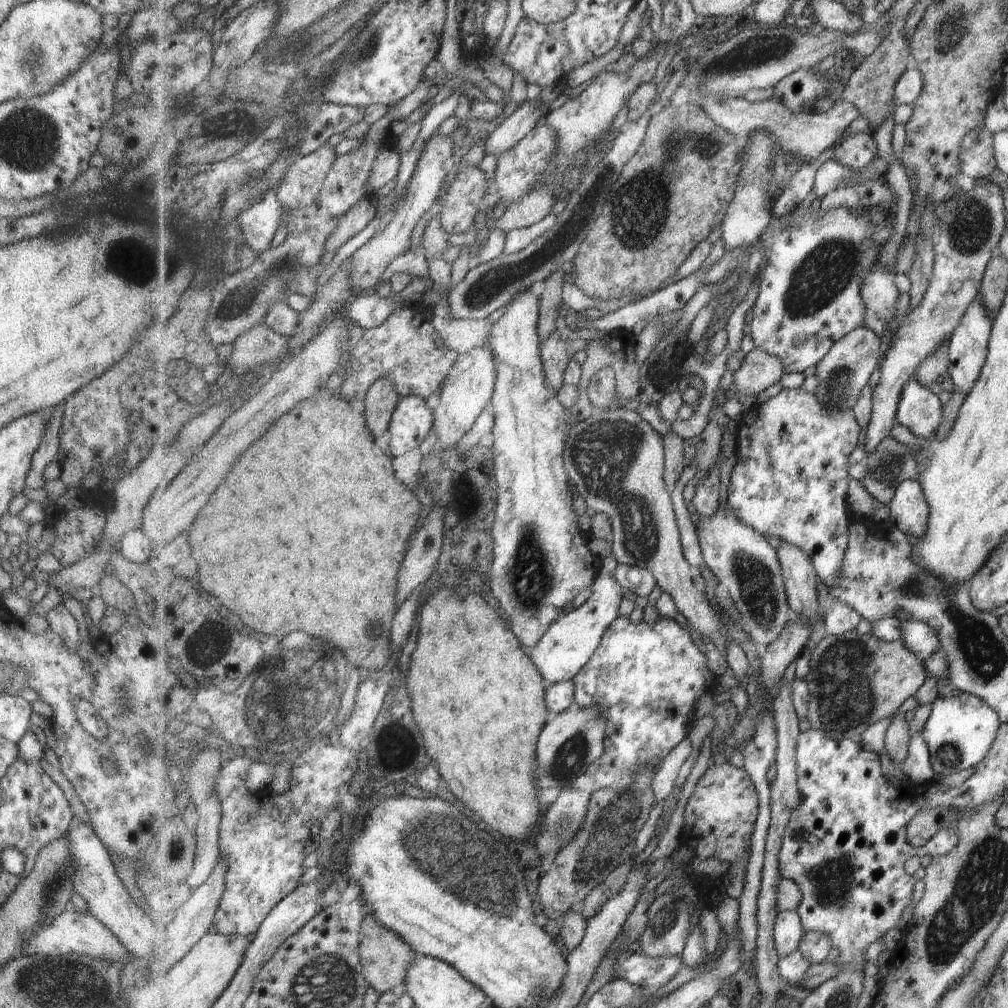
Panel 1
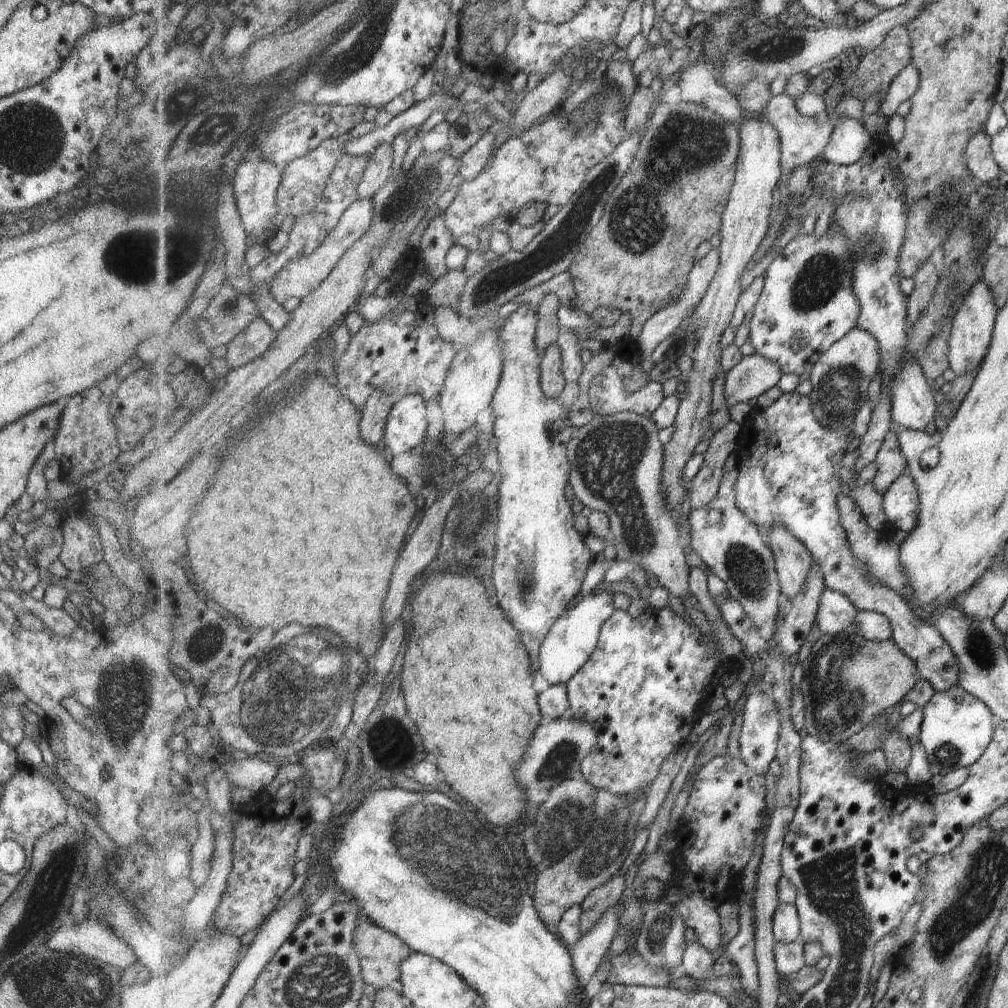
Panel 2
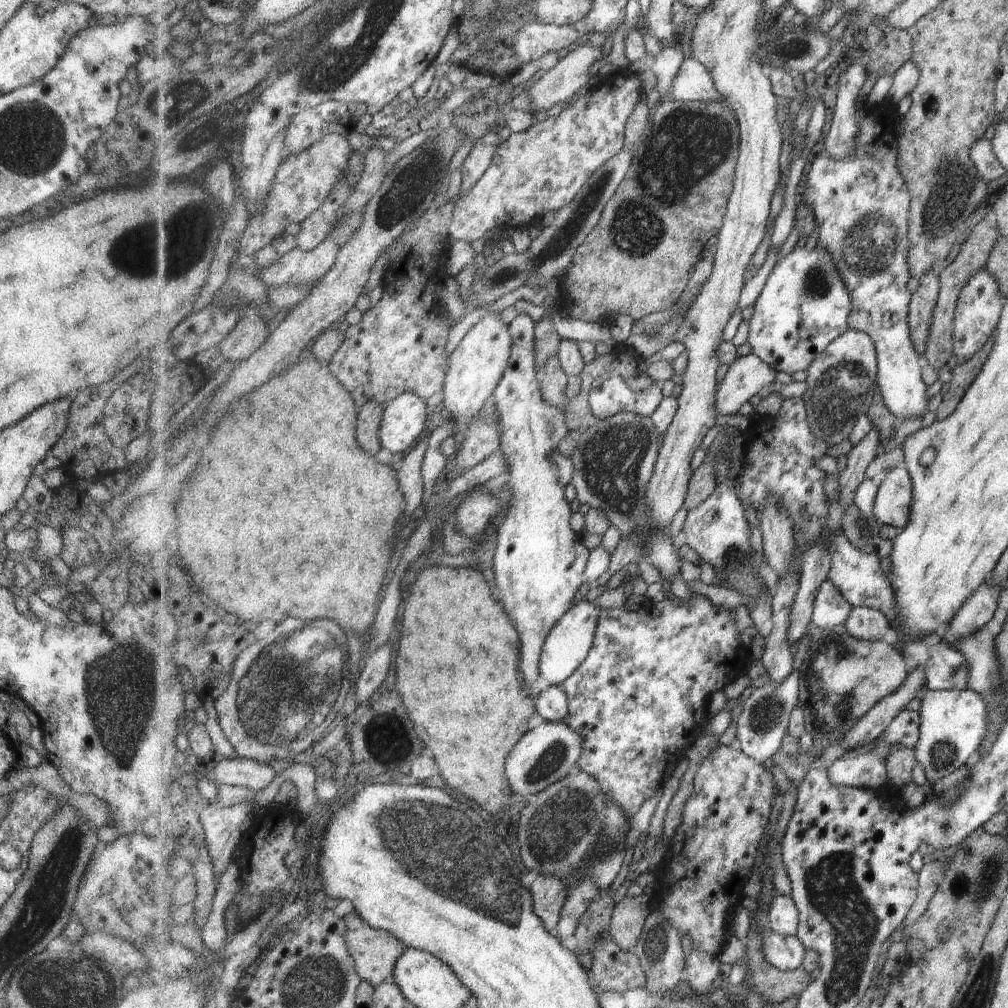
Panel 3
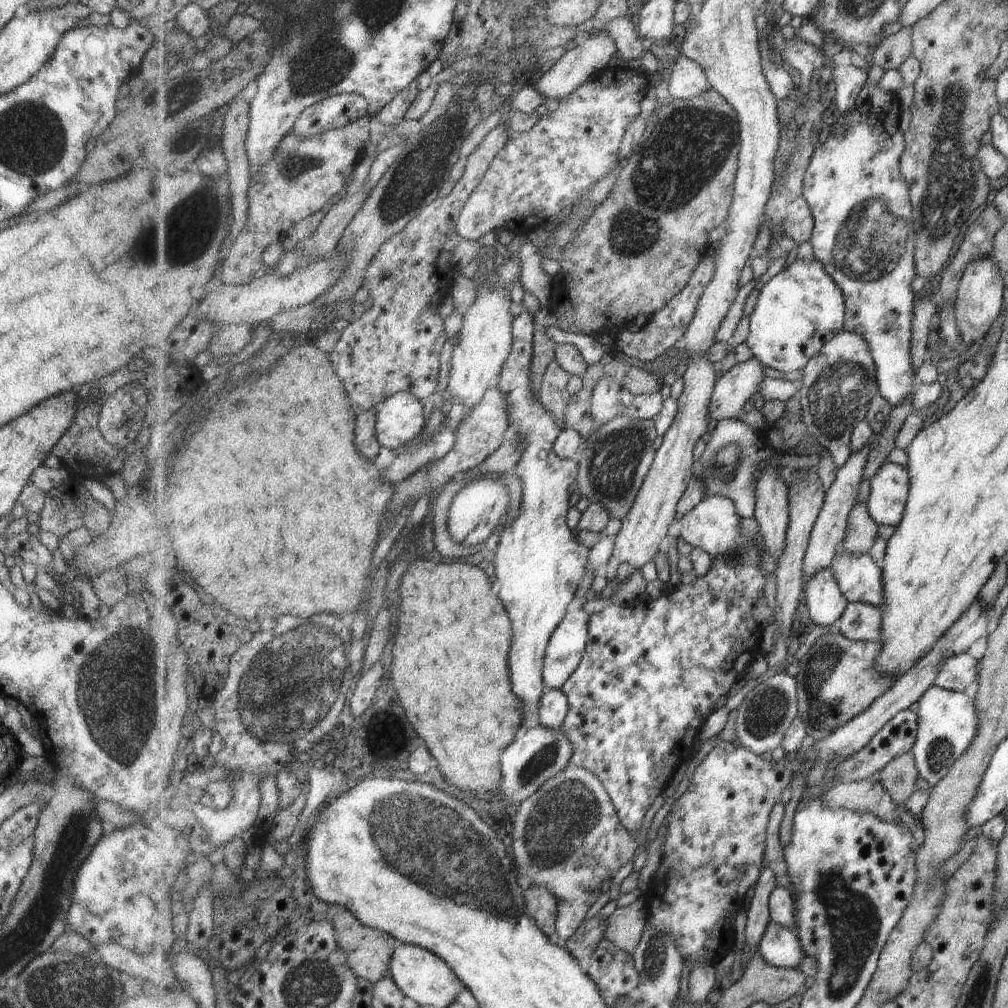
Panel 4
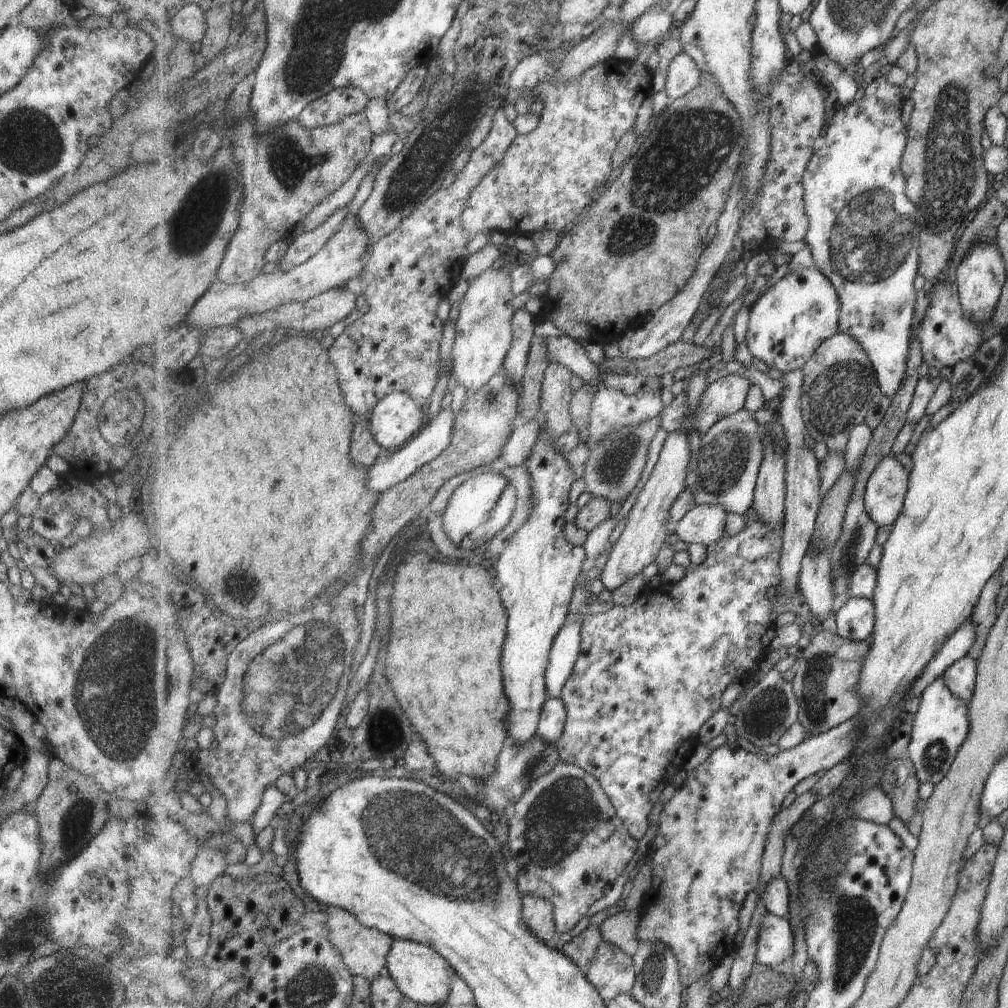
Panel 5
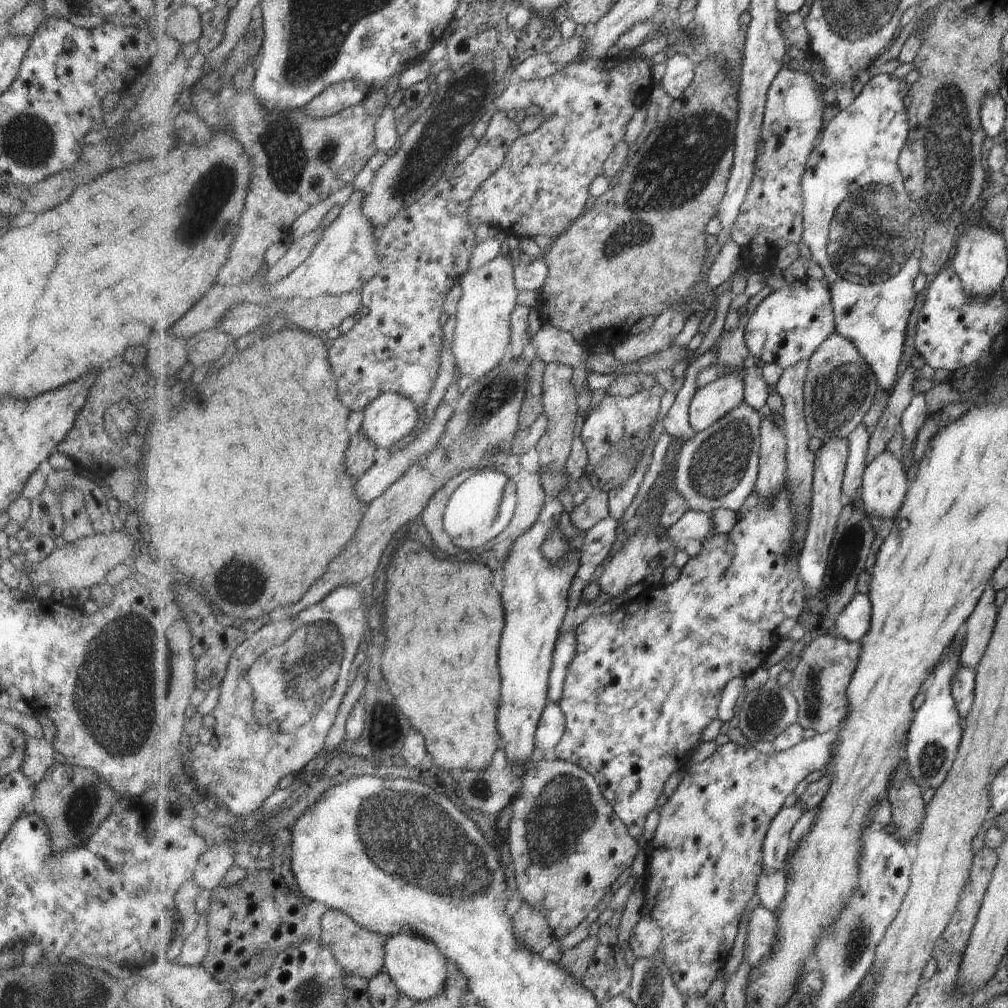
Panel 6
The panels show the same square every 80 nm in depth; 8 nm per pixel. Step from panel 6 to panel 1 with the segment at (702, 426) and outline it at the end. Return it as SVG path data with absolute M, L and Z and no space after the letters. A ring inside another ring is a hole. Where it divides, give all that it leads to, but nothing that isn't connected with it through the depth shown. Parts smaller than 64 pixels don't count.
M755 347L746 355L743 366L733 372L732 390L742 399L755 396L780 382L784 374L784 364L778 356Z

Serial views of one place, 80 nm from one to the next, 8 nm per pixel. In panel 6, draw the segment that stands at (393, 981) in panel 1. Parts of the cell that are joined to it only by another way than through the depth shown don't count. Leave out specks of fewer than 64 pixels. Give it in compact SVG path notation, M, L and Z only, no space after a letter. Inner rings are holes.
M327 909L321 916L321 931L319 933L322 945L332 950L335 958L343 965L348 976L367 978L385 972L386 936L370 931L355 922L351 915L337 909Z

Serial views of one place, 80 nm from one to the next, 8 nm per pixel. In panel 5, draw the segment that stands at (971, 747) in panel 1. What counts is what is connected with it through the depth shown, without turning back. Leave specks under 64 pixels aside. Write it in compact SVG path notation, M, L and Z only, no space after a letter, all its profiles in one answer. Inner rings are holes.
M943 677L932 682L921 696L920 706L915 712L915 728L912 730L909 754L920 783L938 785L946 777L957 756L958 748L966 740L969 729L966 704L949 691Z

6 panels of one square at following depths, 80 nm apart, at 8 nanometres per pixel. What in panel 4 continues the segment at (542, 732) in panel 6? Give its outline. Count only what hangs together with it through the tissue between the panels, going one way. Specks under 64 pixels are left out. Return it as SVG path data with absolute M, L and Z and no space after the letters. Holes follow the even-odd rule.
M546 689L538 704L539 725L559 731L569 712L567 695L562 689Z

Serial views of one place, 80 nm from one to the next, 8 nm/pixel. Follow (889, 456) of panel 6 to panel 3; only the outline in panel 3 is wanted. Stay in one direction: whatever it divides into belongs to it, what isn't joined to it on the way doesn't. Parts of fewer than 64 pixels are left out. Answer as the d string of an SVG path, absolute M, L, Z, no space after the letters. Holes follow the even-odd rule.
M905 462L898 463L879 479L874 515L879 524L904 528L910 517L914 483Z

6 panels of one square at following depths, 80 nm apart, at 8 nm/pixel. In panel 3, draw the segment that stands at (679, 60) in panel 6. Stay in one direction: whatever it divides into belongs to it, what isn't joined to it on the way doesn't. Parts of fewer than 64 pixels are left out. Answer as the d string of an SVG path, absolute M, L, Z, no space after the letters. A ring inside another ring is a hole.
M692 56L681 65L669 96L675 101L721 101L730 108L729 102L720 96L710 69Z

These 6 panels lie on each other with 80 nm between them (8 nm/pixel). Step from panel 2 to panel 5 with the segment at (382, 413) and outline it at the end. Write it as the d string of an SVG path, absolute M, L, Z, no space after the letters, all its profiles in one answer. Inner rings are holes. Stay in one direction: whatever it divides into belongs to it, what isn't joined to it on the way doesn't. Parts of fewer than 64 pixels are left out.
M366 414L366 418L355 426L353 448L351 448L355 464L364 466L366 469L375 465L382 447L372 435L369 416L370 414Z

